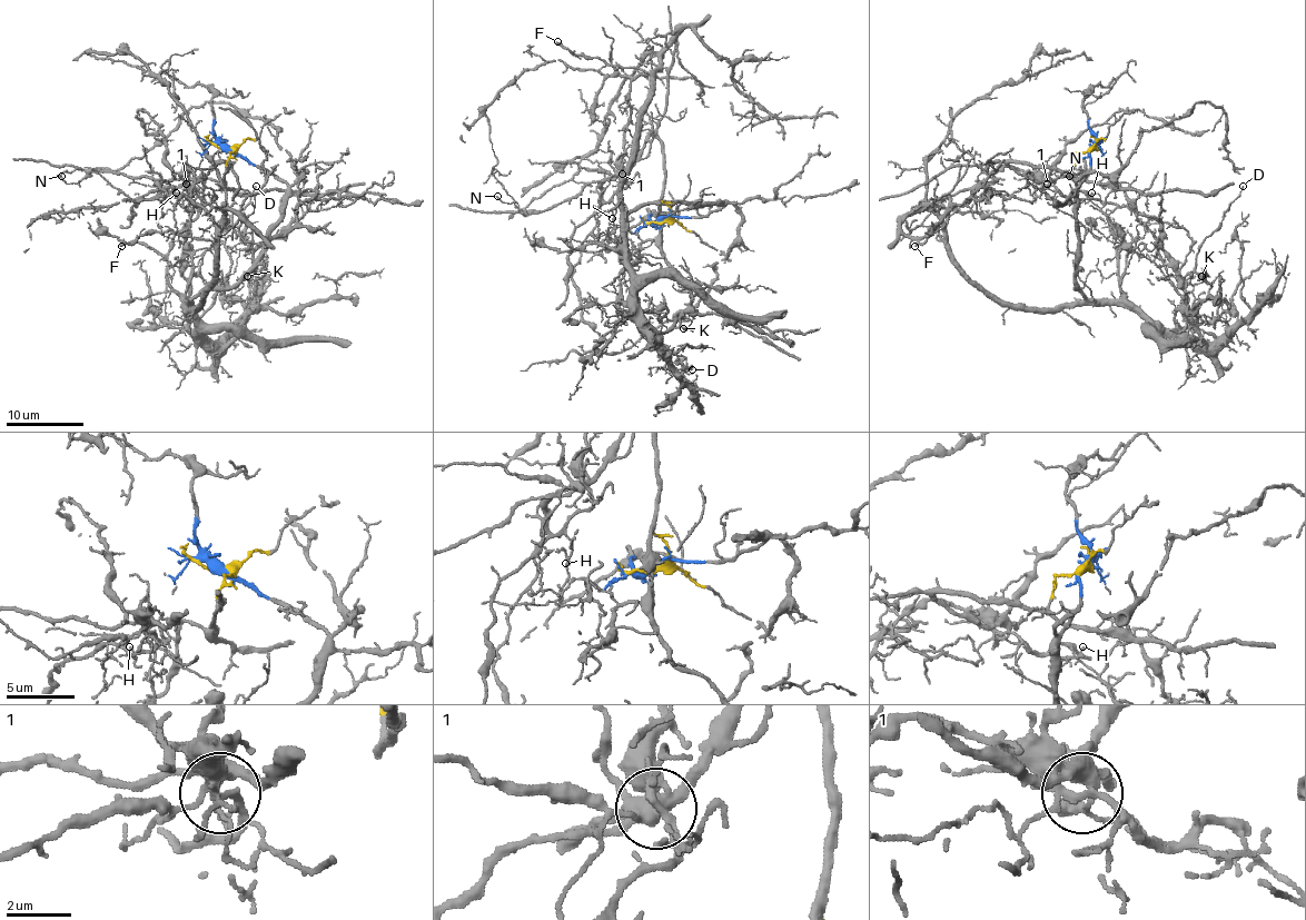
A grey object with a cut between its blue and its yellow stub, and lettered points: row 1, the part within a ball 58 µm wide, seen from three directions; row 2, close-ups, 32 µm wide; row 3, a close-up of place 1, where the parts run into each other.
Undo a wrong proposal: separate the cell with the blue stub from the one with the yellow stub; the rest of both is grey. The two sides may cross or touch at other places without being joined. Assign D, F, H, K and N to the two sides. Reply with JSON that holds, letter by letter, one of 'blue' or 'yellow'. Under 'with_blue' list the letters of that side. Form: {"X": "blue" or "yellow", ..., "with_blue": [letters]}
{"D": "yellow", "F": "blue", "H": "blue", "K": "blue", "N": "yellow", "with_blue": ["F", "H", "K"]}

